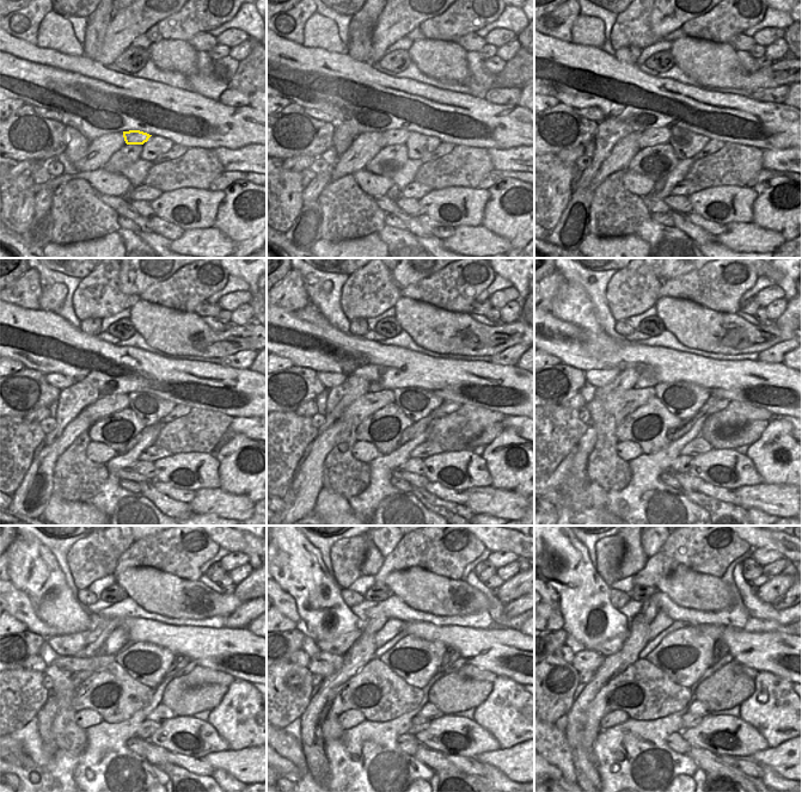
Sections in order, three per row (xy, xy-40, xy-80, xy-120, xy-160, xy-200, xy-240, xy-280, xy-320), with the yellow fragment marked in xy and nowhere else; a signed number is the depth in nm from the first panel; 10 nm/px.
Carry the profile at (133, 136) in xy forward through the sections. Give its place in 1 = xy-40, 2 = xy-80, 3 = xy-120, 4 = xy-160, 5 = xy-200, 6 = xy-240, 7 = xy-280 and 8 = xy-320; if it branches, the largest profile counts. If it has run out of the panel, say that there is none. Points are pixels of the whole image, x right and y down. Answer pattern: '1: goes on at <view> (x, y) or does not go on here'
1: goes on at xy-40 (391, 137)
2: goes on at xy-80 (653, 136)
3: goes on at xy-120 (106, 405)
4: goes on at xy-160 (373, 400)
5: goes on at xy-200 (630, 400)
6: goes on at xy-240 (74, 664)
7: goes on at xy-280 (323, 658)
8: goes on at xy-320 (586, 657)

